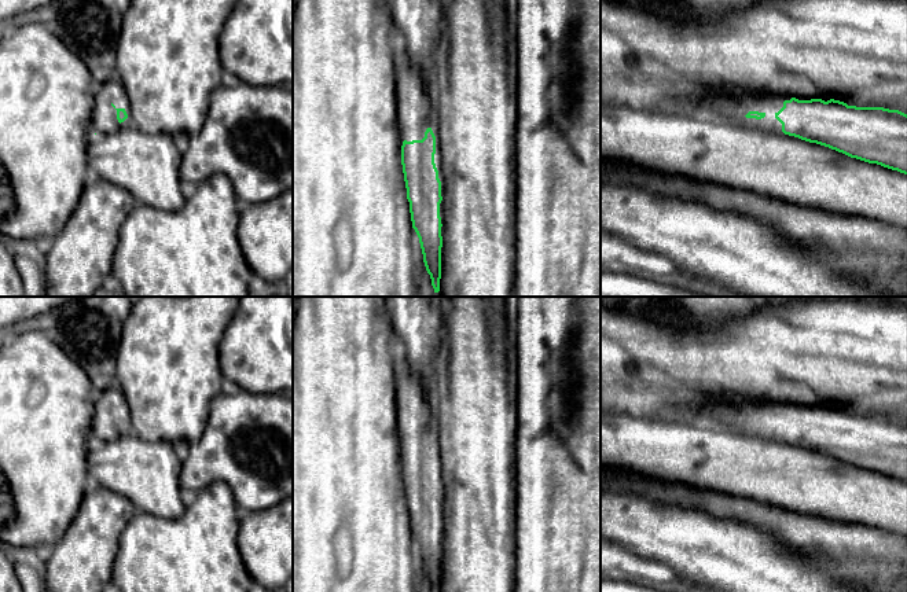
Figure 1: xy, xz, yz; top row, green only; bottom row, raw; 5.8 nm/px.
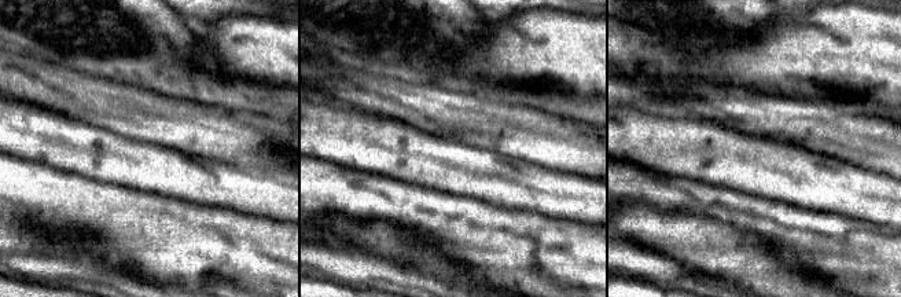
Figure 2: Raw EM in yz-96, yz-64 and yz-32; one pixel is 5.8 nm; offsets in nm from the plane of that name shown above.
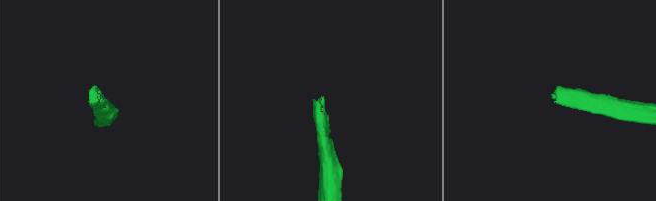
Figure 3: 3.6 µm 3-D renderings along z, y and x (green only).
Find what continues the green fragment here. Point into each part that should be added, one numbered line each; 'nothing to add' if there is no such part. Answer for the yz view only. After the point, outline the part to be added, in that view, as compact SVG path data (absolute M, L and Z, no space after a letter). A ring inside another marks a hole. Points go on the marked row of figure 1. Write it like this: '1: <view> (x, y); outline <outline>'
1: yz (730, 107); outline M708 95L699 100L704 113L738 124L749 129L770 130L774 133L782 132L782 124L775 118L775 114L783 107L789 96L772 95ZM749 111L764 113L761 119L746 118Z

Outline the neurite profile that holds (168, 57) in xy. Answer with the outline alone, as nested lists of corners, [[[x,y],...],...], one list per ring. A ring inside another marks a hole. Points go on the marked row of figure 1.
[[[131,0],[121,21],[115,70],[137,129],[151,135],[199,133],[212,93],[227,82],[219,38],[235,4],[236,0]]]

